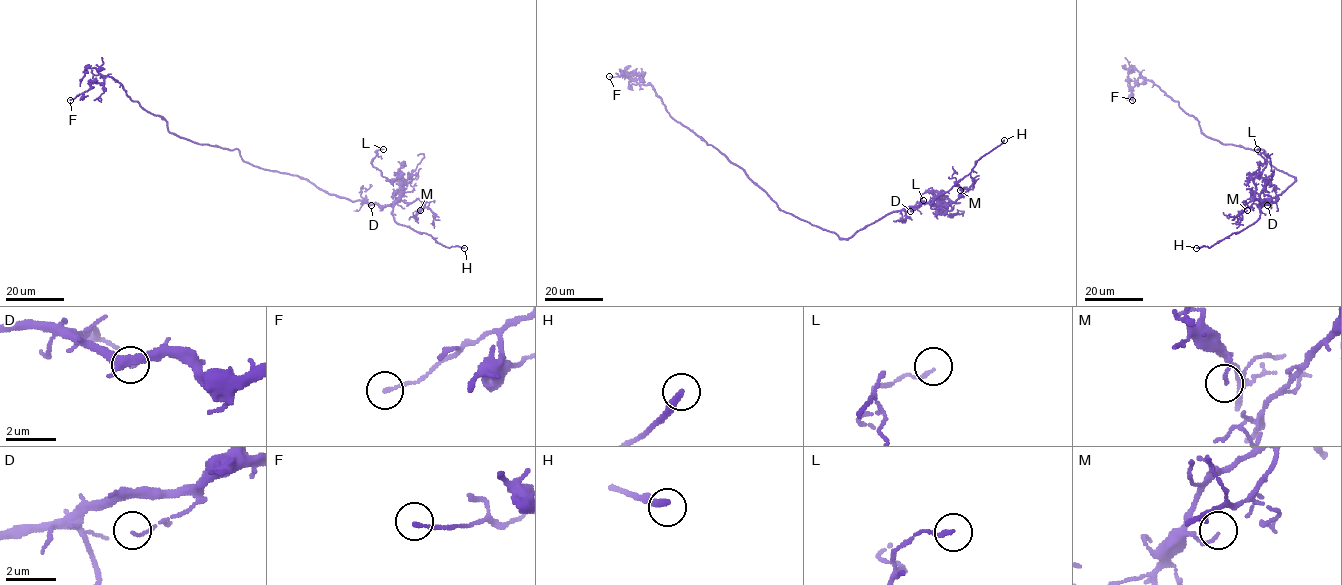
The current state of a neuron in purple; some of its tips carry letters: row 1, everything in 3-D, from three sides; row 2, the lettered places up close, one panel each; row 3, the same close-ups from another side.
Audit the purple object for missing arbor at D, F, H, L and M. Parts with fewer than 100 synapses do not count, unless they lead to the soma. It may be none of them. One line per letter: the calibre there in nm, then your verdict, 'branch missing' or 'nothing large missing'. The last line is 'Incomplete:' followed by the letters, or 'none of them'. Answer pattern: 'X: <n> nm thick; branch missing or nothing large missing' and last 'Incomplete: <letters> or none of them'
D: 110 nm thick; nothing large missing
F: 150 nm thick; nothing large missing
H: 300 nm thick; branch missing
L: 140 nm thick; nothing large missing
M: 100 nm thick; nothing large missing
Incomplete: H

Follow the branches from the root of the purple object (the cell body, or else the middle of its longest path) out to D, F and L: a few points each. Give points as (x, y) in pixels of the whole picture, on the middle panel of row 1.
D: (787, 213), (848, 239), (892, 212), (918, 207), (910, 211)
F: (787, 213), (741, 168), (676, 121), (650, 85), (630, 79), (631, 73), (609, 76)
L: (787, 213), (848, 239), (892, 212), (936, 204), (944, 197), (926, 192), (921, 204), (911, 208), (923, 200)

